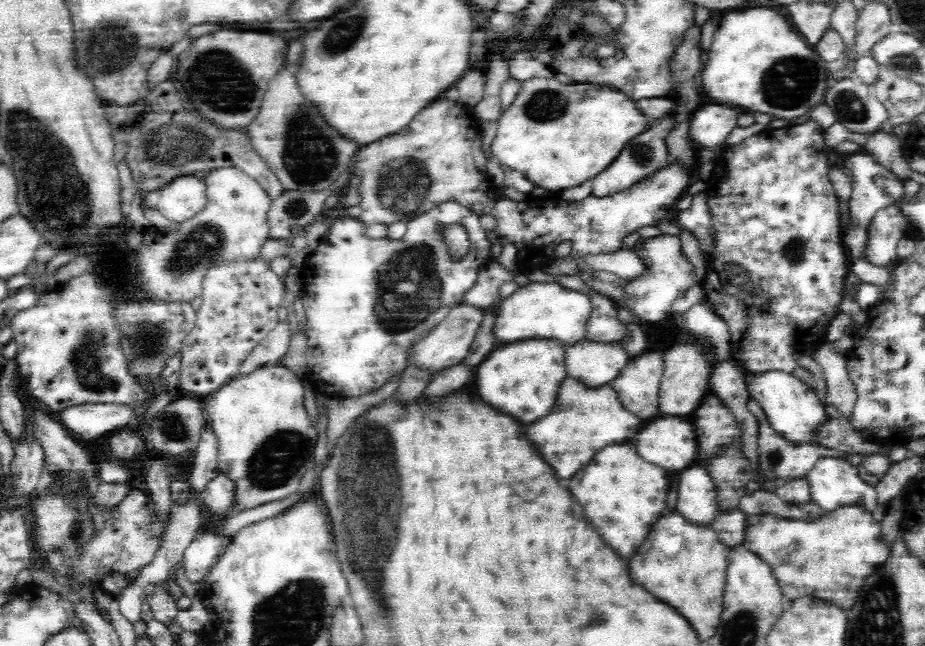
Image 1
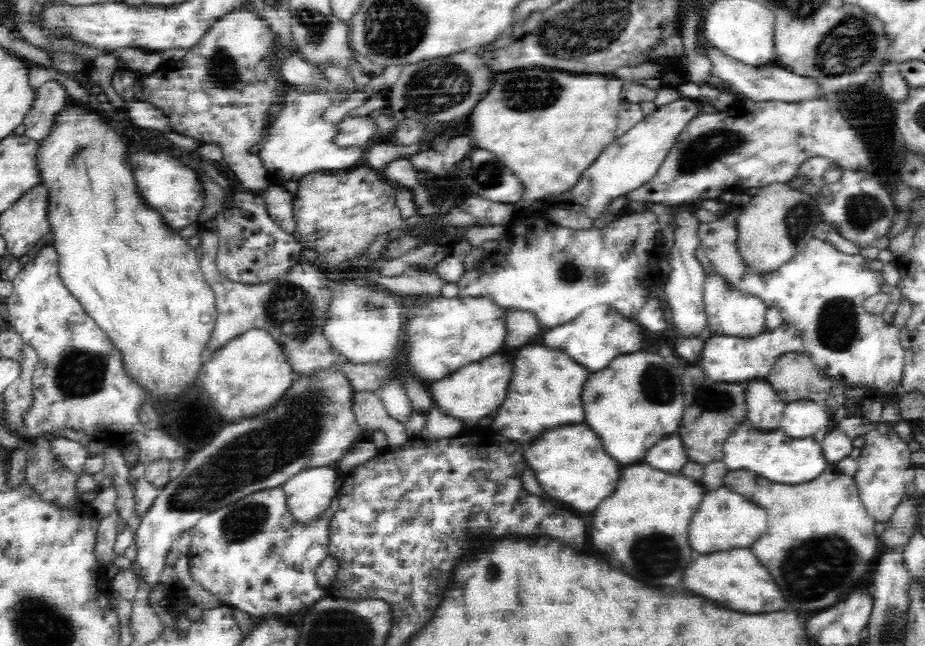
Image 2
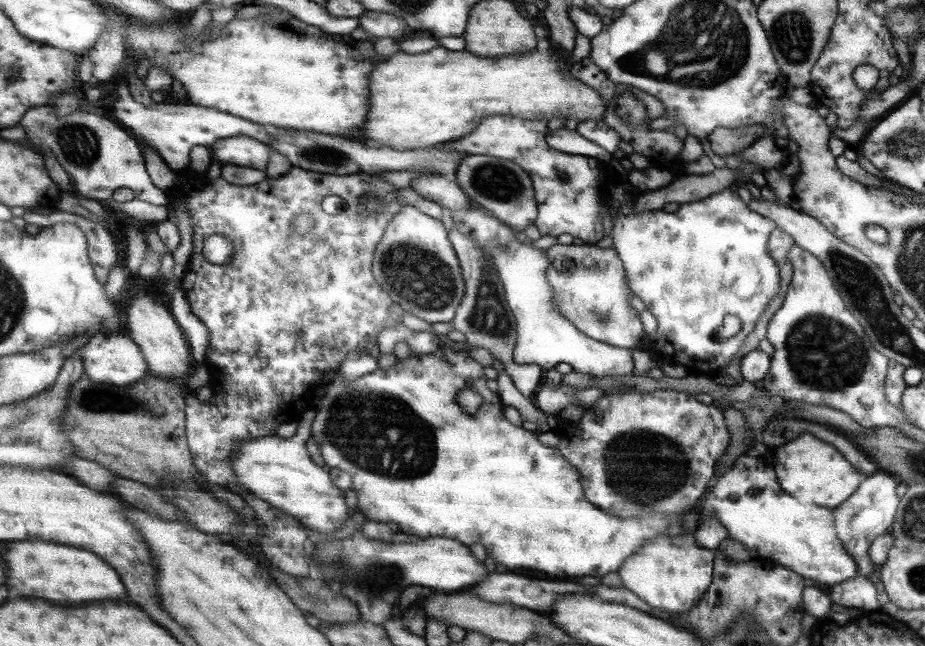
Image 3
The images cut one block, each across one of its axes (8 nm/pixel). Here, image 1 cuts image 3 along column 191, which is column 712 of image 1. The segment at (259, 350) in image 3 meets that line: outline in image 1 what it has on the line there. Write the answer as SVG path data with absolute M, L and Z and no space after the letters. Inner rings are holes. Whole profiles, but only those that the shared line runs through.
M811 118L804 124L760 132L732 145L715 163L707 180L705 194L712 225L716 229L716 248L707 261L707 273L701 294L712 303L730 331L733 353L747 367L746 374L767 369L783 369L799 377L807 385L814 384L814 375L798 365L794 354L806 346L828 342L826 327L840 312L844 280L849 273L850 256L842 243L839 199L830 179L830 164L826 154L824 130ZM741 268L749 274L751 291L744 286L726 282L736 277ZM705 398L690 418L698 438L698 463L708 464L708 454L718 445L730 444L744 438L739 423L717 401ZM706 460L706 462L700 462Z

